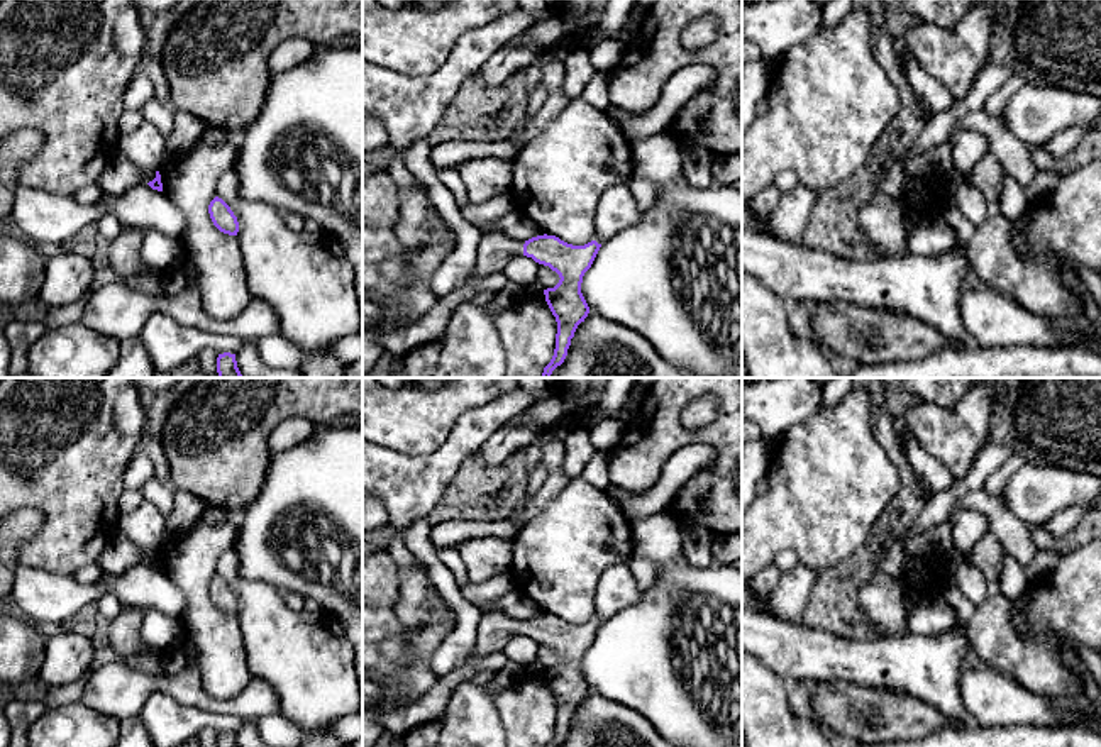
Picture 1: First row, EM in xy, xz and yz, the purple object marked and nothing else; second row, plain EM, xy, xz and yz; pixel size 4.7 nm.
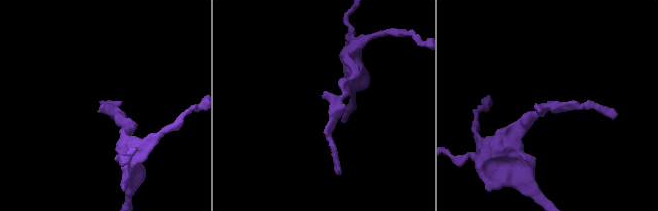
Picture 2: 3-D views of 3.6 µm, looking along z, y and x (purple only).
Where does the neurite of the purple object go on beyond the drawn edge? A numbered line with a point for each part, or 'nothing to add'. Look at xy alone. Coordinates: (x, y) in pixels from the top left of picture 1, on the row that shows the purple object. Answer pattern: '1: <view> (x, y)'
1: xy (121, 175)

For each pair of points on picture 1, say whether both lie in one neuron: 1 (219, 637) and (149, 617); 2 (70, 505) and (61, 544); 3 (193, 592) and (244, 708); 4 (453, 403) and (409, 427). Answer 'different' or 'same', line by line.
1: different
2: same
3: different
4: same

